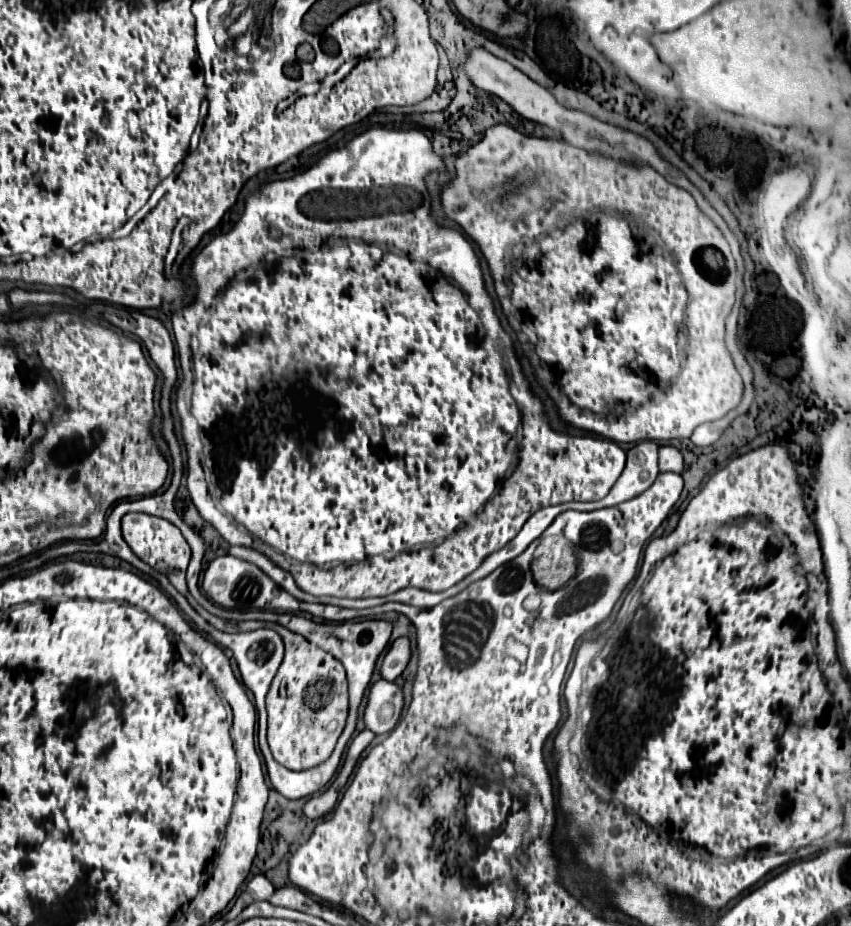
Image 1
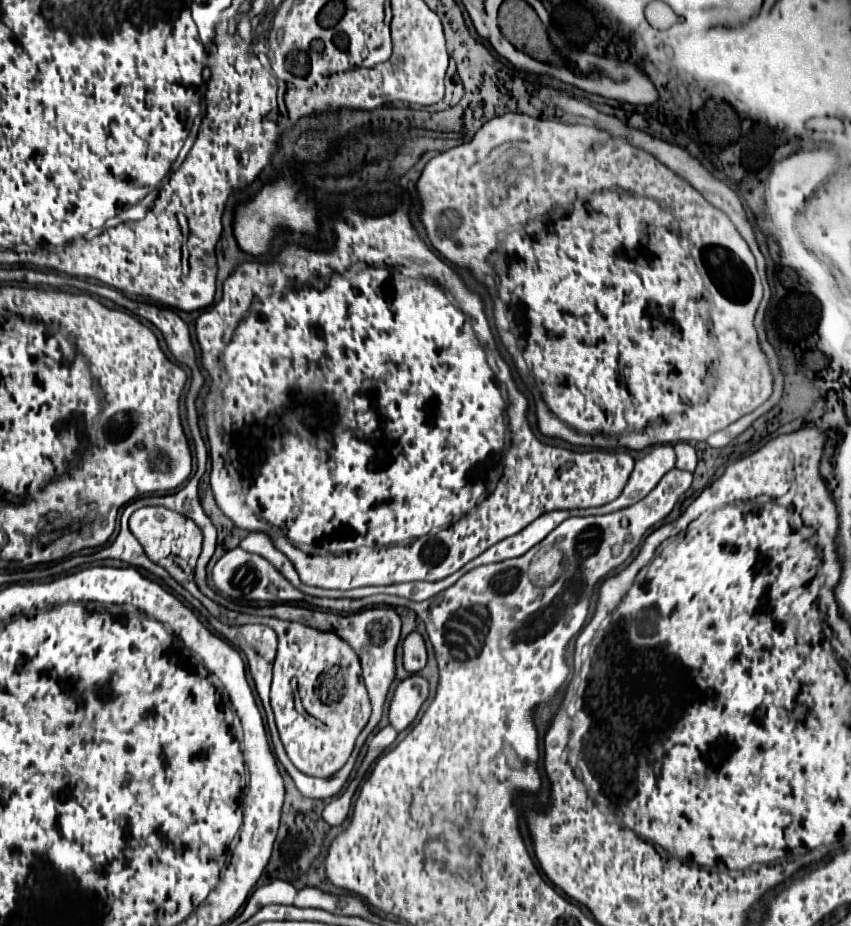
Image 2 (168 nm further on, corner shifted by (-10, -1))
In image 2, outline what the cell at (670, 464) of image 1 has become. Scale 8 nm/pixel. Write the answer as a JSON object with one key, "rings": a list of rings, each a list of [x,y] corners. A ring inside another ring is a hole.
{"rings":[[[675,443],[675,453],[677,453],[677,467],[679,469],[695,471],[697,455],[695,455],[695,449],[689,443]]]}

